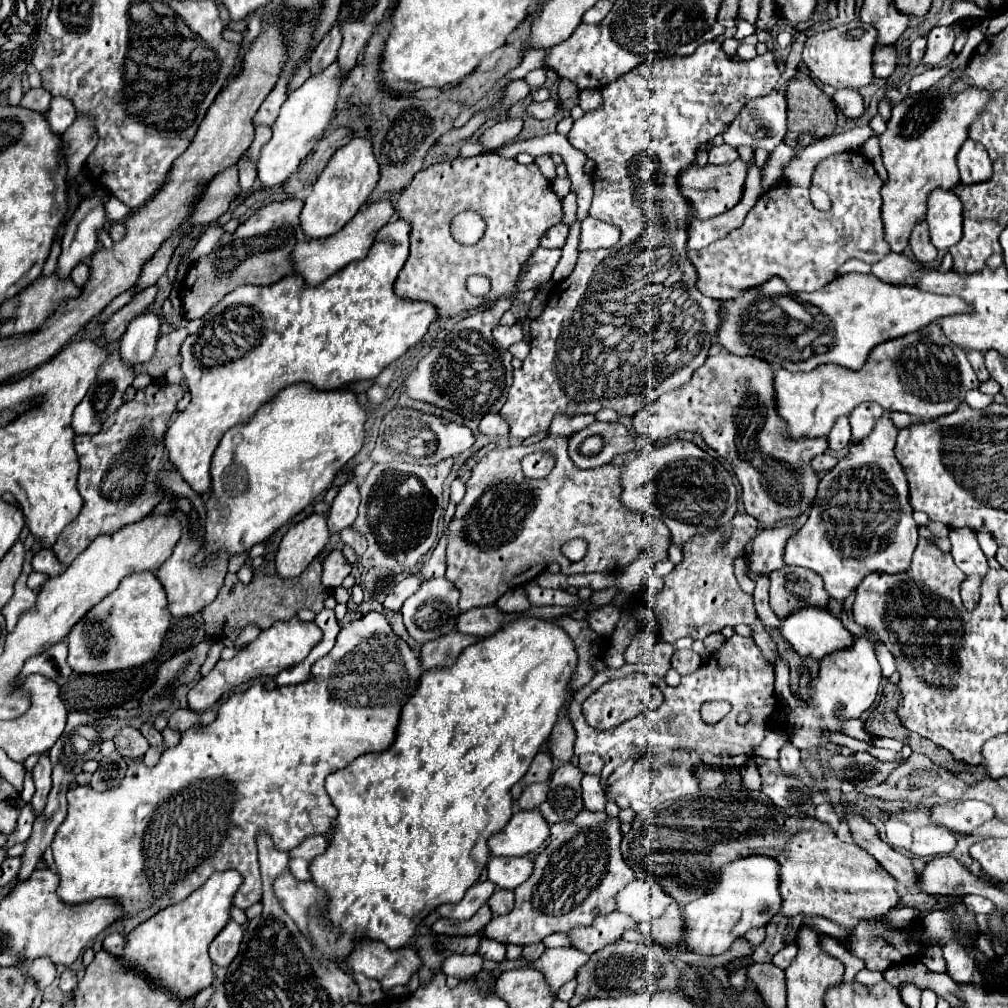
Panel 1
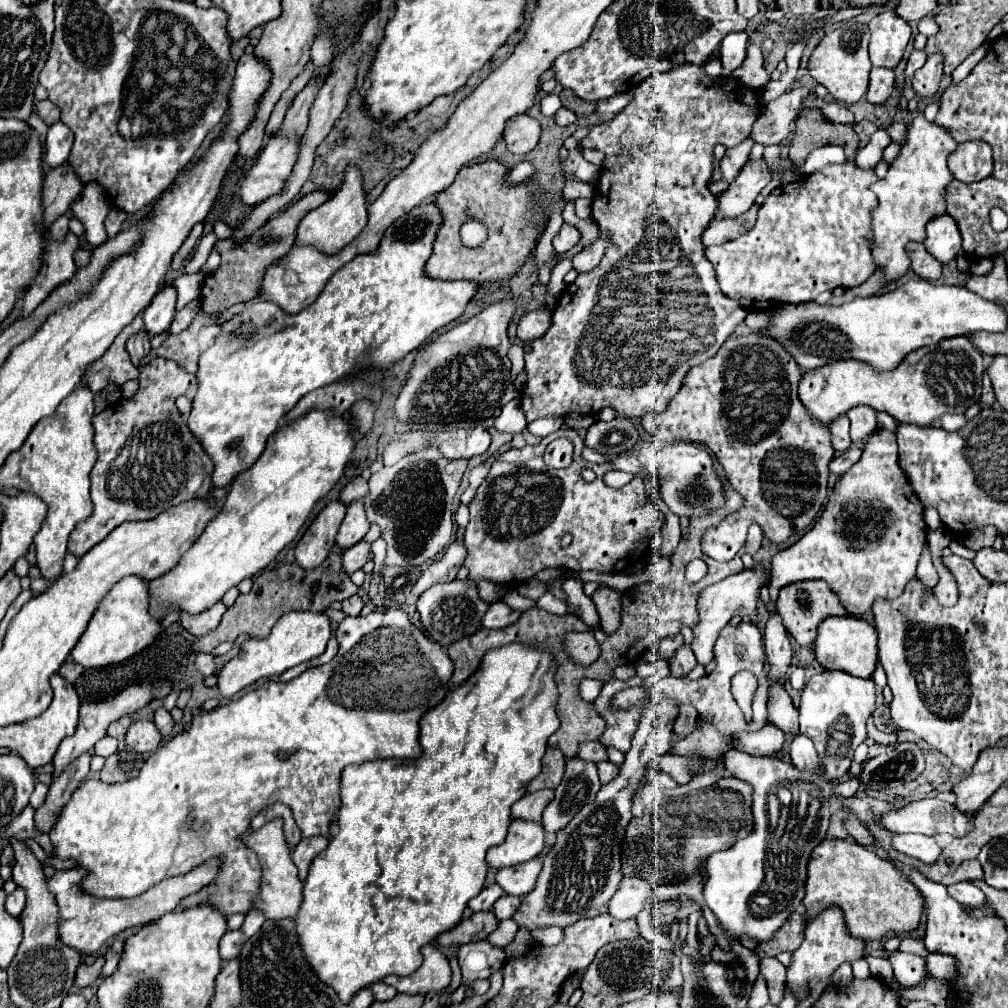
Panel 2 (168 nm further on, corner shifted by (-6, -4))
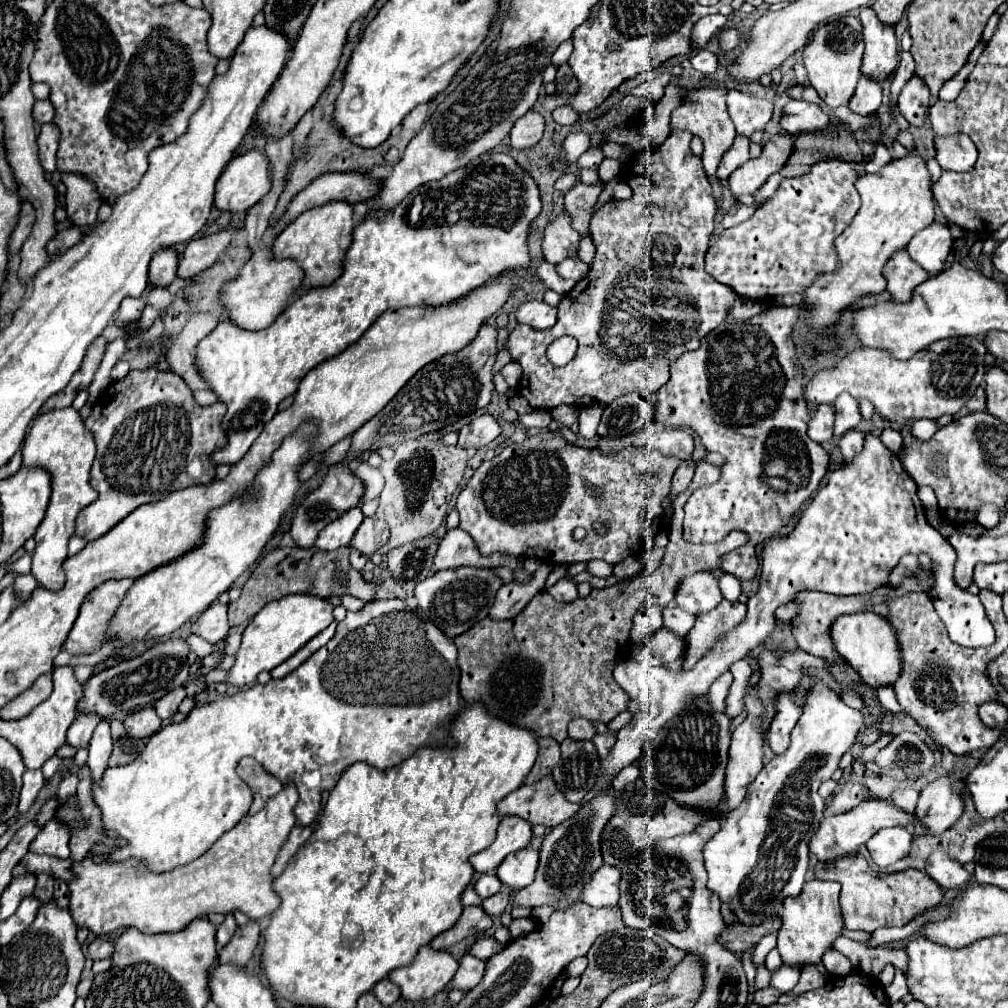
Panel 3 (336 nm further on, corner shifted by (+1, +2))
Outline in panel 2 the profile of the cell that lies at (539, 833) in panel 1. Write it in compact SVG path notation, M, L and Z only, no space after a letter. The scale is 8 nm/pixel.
M514 819L508 827L506 841L488 849L486 861L494 869L512 867L534 859L544 849L544 827L542 823Z

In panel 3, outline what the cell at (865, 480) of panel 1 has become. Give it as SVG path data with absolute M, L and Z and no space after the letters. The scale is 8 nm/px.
M867 433L863 451L851 461L831 473L827 485L807 505L797 527L781 539L771 539L761 551L761 583L755 597L749 599L747 617L741 627L735 627L701 663L691 671L679 675L669 673L663 665L655 667L649 681L649 699L645 707L633 715L633 719L617 731L617 743L613 755L601 763L609 775L617 775L623 767L635 761L643 745L653 739L669 721L679 717L693 699L703 697L709 685L729 671L729 667L755 649L775 627L775 609L789 603L795 591L813 589L831 595L855 595L871 593L879 585L887 583L891 571L899 559L907 553L927 555L935 567L933 603L945 623L949 637L965 647L987 647L995 641L995 629L985 615L985 609L977 595L971 595L957 587L953 567L957 551L949 541L937 533L925 519L925 509L917 497L917 485L903 469L901 461L889 451L879 435Z

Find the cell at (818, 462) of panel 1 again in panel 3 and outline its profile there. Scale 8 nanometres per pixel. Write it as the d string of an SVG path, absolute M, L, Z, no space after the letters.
M849 431L847 435L841 437L839 449L841 449L841 455L843 455L843 463L851 461L851 459L861 451L861 447L863 447L863 437L865 437L865 435L859 433L859 431Z

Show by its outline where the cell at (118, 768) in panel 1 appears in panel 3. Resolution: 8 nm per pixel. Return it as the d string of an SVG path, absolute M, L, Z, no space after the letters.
M123 735L121 739L115 741L113 753L109 757L109 767L117 767L117 765L129 765L135 761L135 757L141 753L143 741L139 739L131 739L127 735Z

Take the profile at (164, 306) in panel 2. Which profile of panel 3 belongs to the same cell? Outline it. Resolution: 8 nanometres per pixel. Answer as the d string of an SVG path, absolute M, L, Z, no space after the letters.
M161 251L161 255L153 257L149 265L149 281L153 287L169 289L169 285L177 279L177 253L175 251Z

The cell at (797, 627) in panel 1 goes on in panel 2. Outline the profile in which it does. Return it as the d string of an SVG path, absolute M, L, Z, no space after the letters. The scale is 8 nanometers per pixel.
M828 617L820 623L818 627L818 637L814 643L816 659L824 669L838 669L846 671L850 675L862 677L862 679L872 679L872 673L878 663L878 645L876 645L876 629L874 625L866 623L864 619L858 617Z

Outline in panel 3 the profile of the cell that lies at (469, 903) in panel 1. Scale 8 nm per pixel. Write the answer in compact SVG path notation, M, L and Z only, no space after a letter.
M485 873L479 877L479 881L473 887L481 899L487 899L487 897L495 895L503 887L503 883L497 879L495 873Z

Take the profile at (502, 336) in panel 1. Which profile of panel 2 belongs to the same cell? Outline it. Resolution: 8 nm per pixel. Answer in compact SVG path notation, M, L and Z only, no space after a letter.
M536 307L528 311L520 323L518 323L518 339L538 339L546 335L546 329L550 329L552 311L544 307Z

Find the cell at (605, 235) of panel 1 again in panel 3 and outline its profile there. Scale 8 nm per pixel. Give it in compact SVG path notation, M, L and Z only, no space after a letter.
M571 255L569 259L563 259L561 263L557 263L557 273L561 277L565 277L565 279L579 281L579 279L583 279L587 275L587 271L589 271L589 265L583 263L577 255Z

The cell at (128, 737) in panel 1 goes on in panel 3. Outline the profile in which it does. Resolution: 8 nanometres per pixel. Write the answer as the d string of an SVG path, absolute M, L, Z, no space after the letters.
M145 707L141 711L135 711L131 715L125 717L123 725L127 729L127 733L135 739L147 739L153 733L157 733L161 729L161 719L157 717L157 713L153 711L153 707Z

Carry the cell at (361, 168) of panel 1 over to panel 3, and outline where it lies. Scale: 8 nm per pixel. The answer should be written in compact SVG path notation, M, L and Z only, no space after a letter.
M333 201L319 207L313 207L293 219L285 231L273 243L273 257L293 257L301 263L305 271L305 289L331 283L341 275L341 261L351 245L355 223L353 223L353 205L347 201Z

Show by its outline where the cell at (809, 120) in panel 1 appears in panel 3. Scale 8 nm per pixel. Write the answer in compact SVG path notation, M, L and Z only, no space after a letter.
M843 123L829 125L821 131L801 131L795 135L793 153L781 169L781 175L801 175L811 163L821 159L843 159L859 163L863 153L853 133Z

